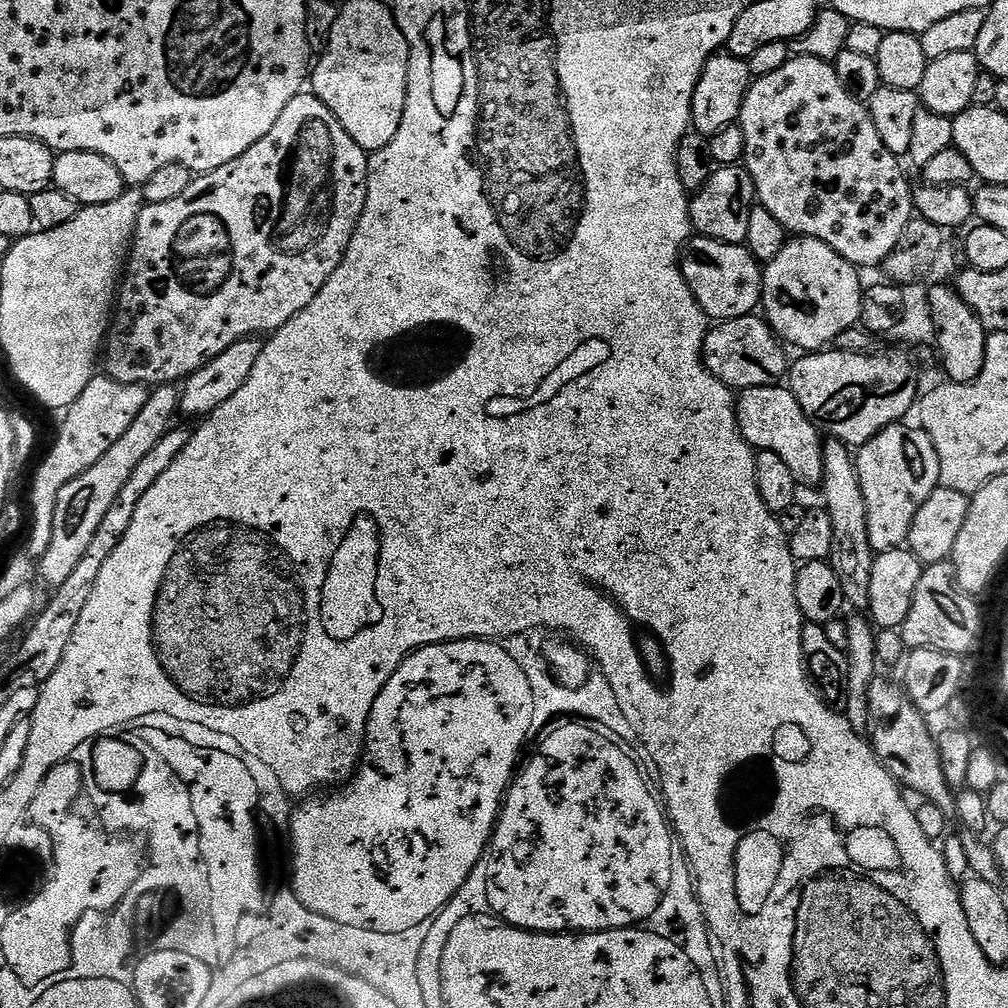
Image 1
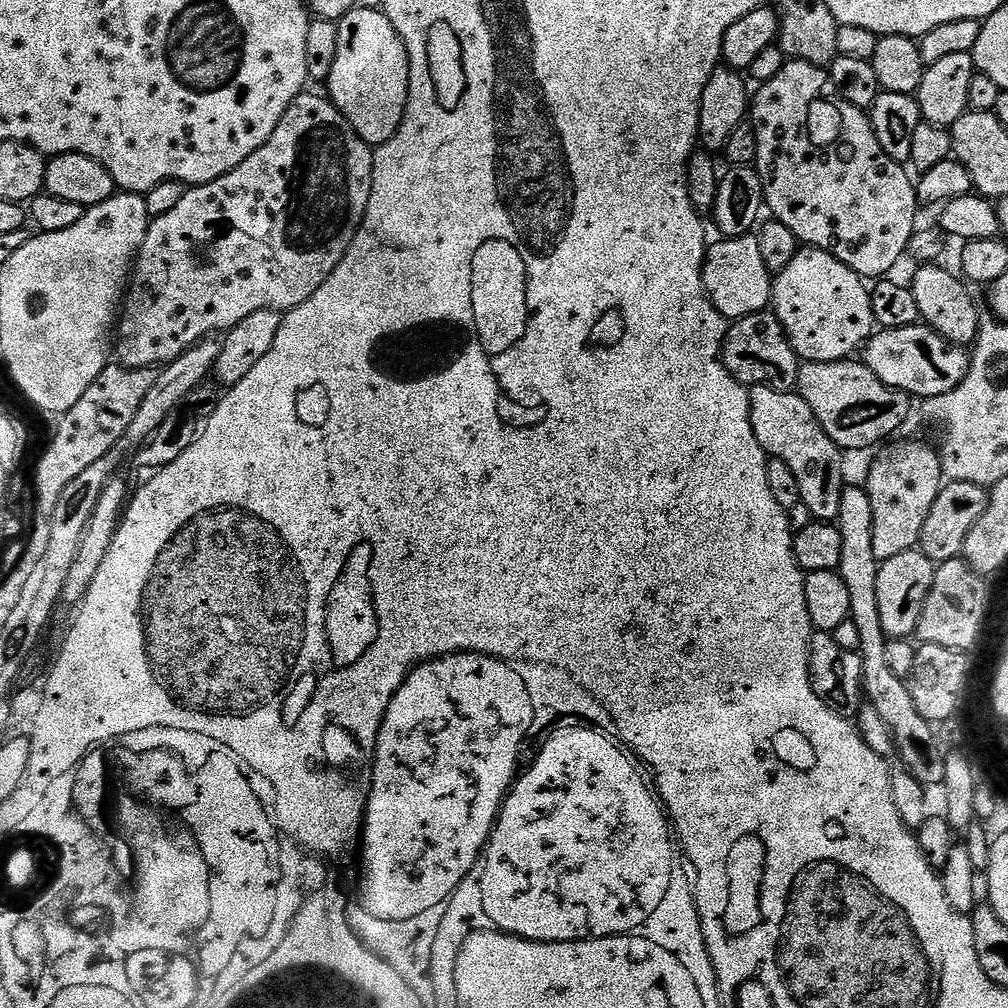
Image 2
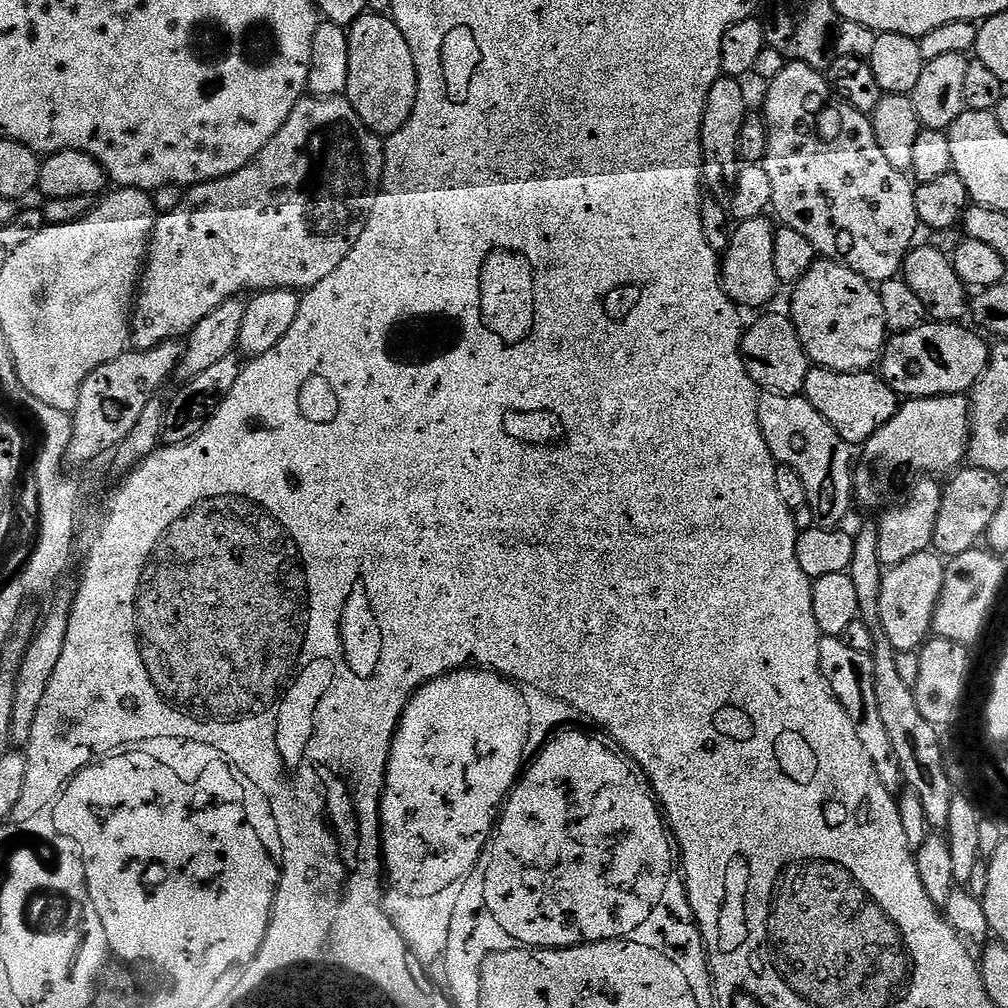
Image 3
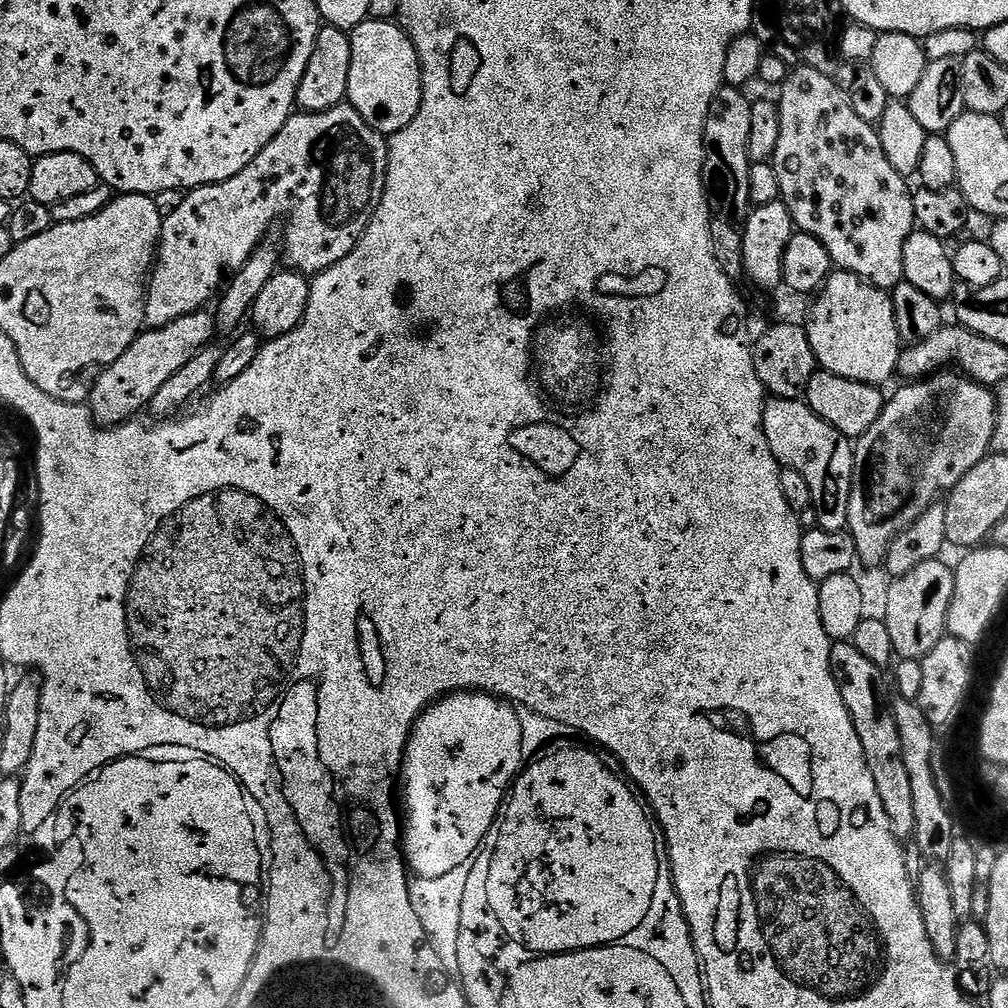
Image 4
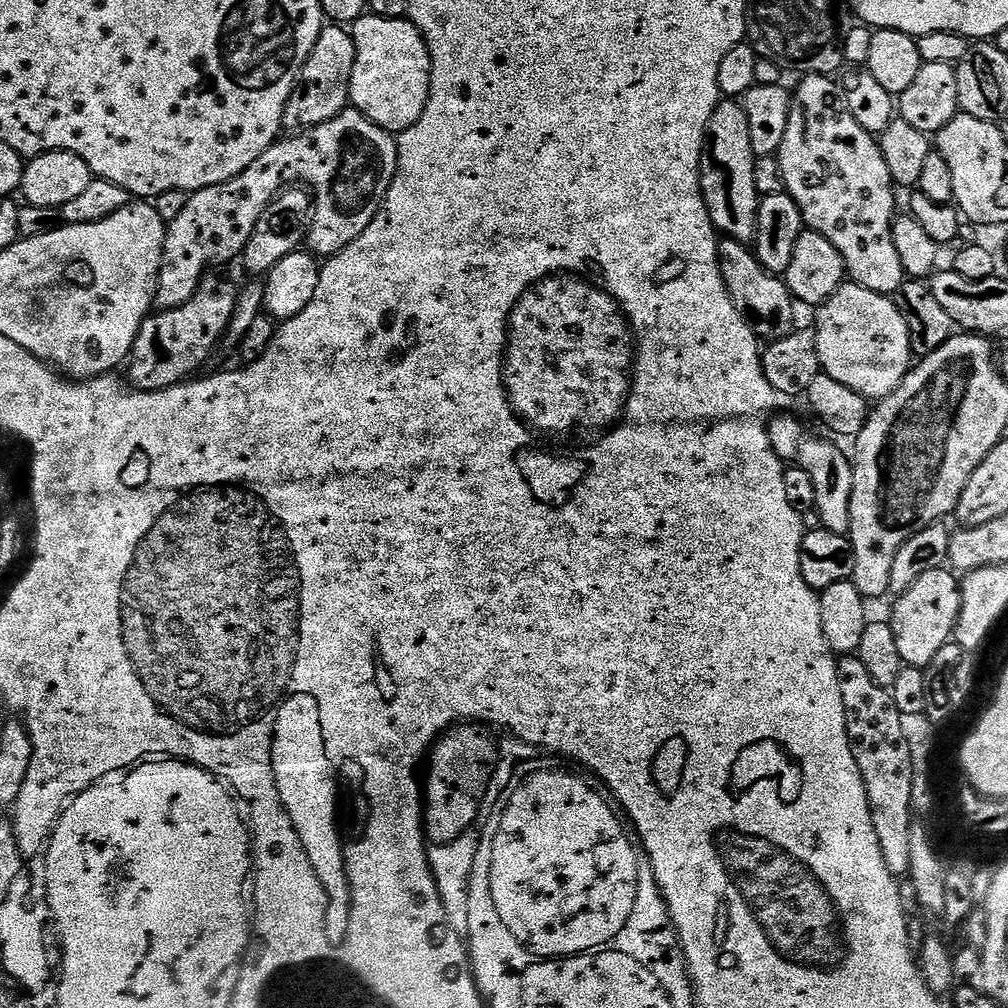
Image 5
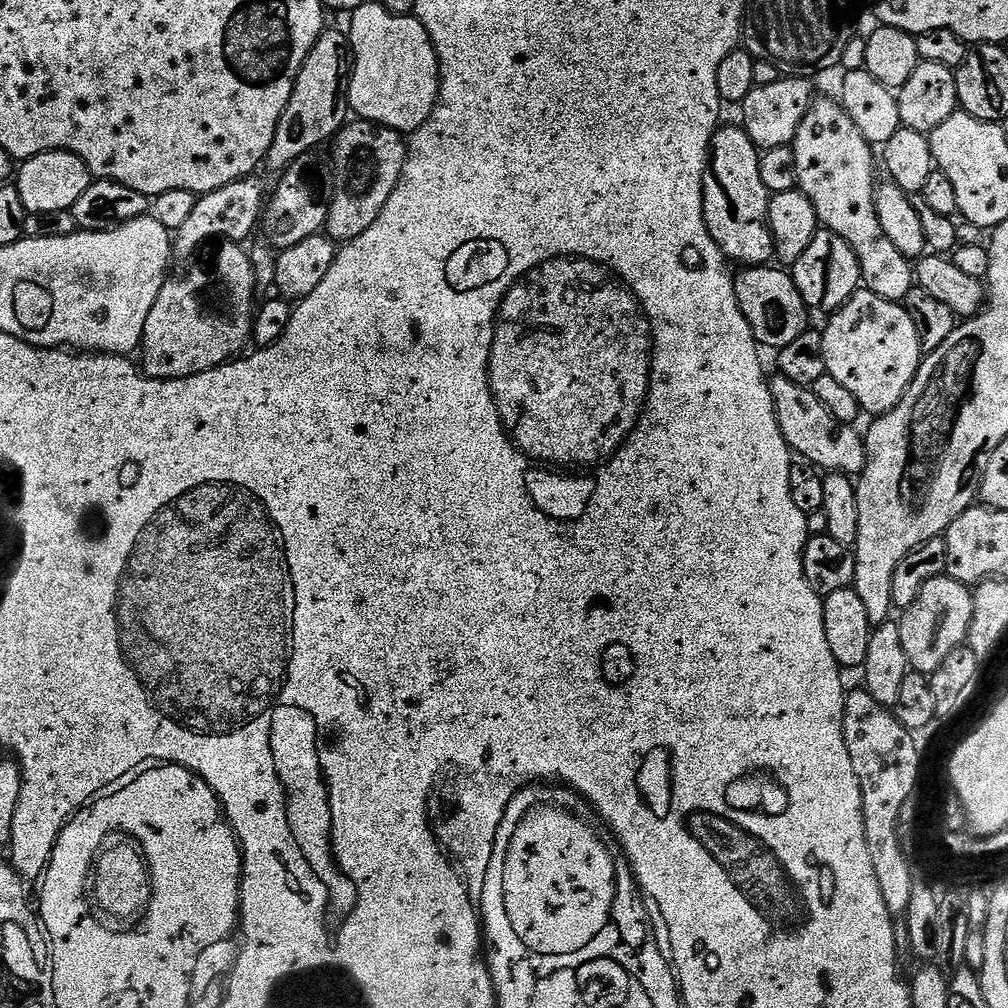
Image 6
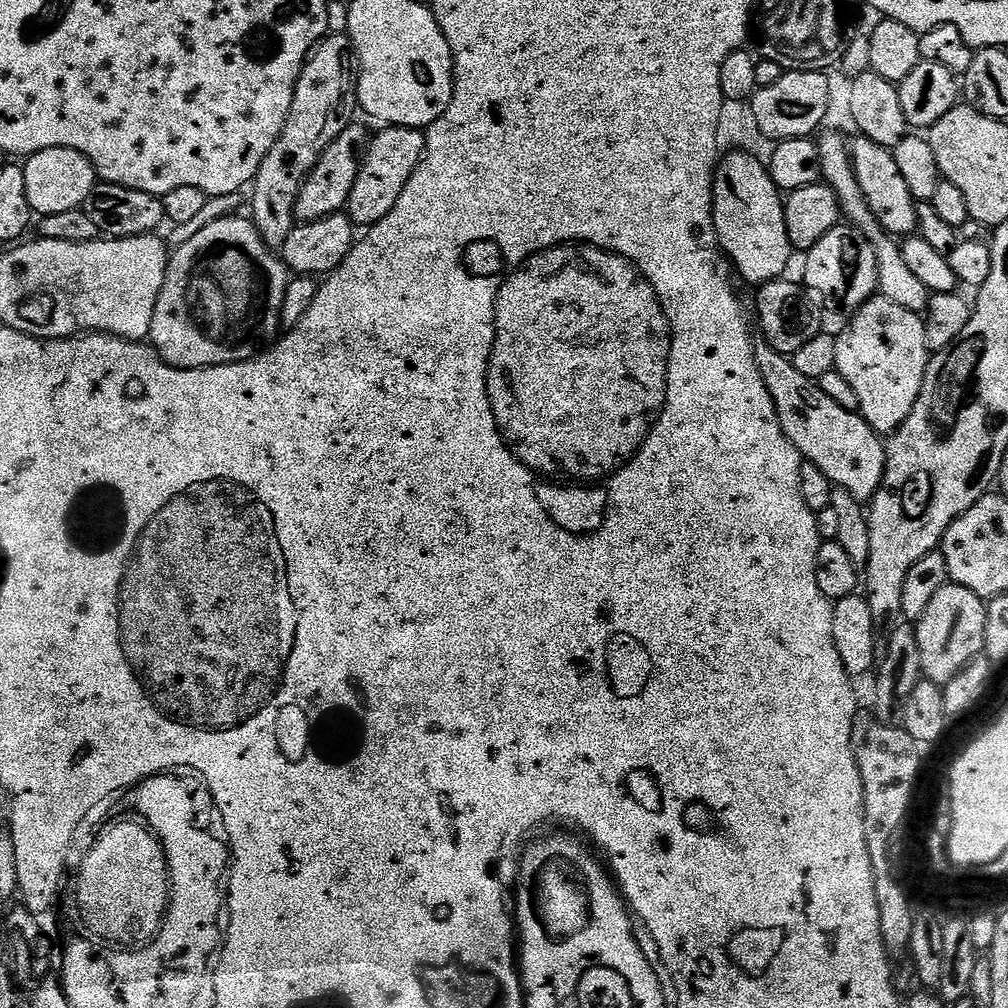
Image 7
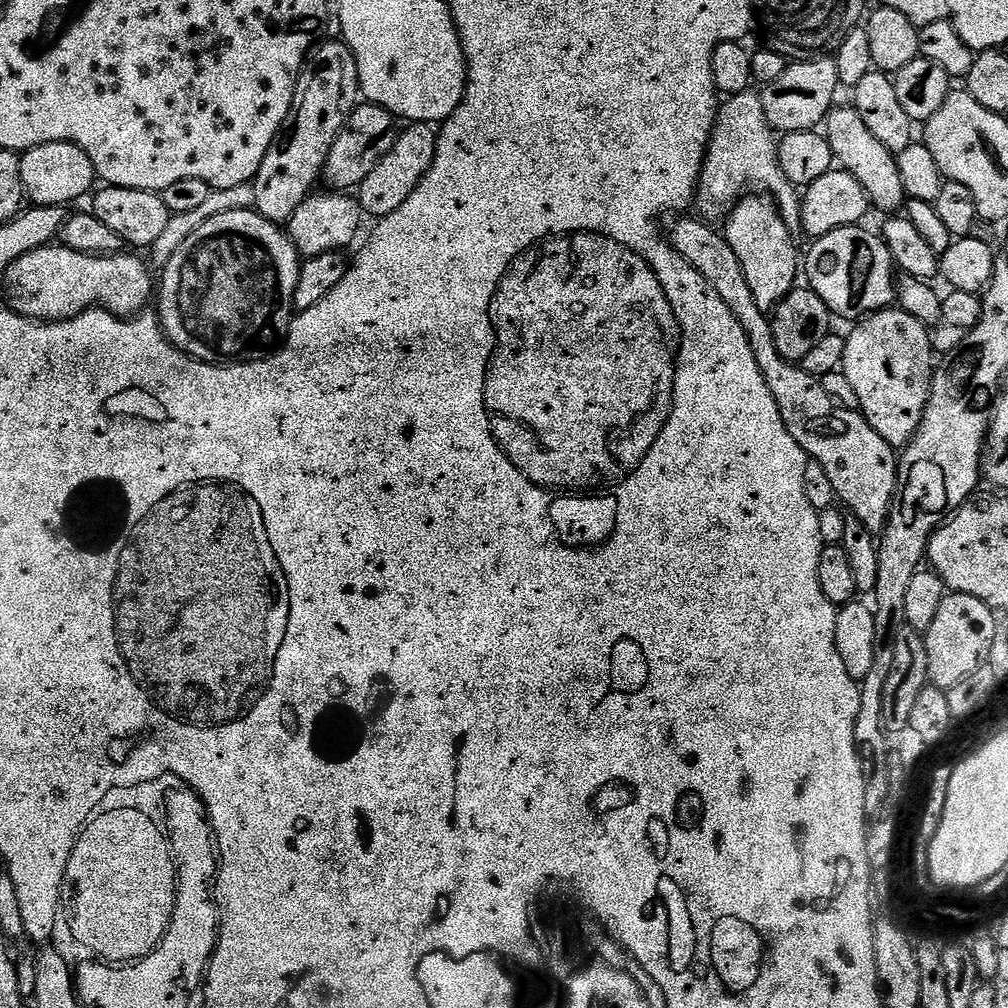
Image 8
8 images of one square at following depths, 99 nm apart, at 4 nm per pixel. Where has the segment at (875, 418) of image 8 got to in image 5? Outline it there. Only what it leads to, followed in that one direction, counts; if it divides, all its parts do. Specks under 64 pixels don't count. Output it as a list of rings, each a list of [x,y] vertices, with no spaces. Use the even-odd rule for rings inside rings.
[[[845,282],[825,304],[819,305],[817,312],[814,331],[823,375],[850,386],[869,402],[894,394],[914,366],[910,330],[906,330],[906,318],[902,318],[895,299]]]

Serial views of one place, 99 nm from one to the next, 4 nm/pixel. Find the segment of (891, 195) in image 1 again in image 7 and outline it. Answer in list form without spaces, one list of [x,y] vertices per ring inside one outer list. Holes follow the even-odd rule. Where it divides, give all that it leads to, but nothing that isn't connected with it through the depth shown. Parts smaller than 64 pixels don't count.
[[[828,132],[824,137],[819,137],[818,147],[820,149],[820,175],[823,183],[832,188],[840,203],[841,213],[848,216],[853,225],[859,228],[874,246],[874,254],[878,262],[878,289],[879,295],[885,296],[890,302],[903,306],[911,312],[925,313],[928,310],[929,290],[922,284],[917,275],[912,274],[903,257],[901,245],[893,237],[889,236],[881,224],[874,218],[869,210],[866,198],[862,194],[862,186],[858,186],[858,178],[852,169],[852,154],[849,141],[843,140],[836,132]]]

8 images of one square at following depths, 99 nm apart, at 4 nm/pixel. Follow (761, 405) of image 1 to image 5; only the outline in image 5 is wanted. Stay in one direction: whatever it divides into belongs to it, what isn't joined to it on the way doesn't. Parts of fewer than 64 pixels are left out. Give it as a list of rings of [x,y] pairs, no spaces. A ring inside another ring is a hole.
[[[773,415],[768,421],[768,433],[772,449],[780,455],[785,465],[806,470],[814,481],[816,512],[820,516],[820,527],[834,530],[834,534],[848,536],[850,530],[850,494],[852,493],[853,461],[831,439],[823,440],[820,436],[808,432],[808,428],[796,416]]]

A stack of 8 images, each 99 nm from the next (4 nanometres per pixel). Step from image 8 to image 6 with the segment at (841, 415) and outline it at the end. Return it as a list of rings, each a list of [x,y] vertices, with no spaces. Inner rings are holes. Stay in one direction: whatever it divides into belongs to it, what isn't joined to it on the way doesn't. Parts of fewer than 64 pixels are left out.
[[[776,374],[771,377],[772,401],[778,418],[778,426],[786,438],[789,448],[797,457],[828,474],[843,474],[859,477],[868,461],[868,446],[863,435],[855,432],[852,424],[841,424],[818,402],[811,387],[790,382],[790,378]]]

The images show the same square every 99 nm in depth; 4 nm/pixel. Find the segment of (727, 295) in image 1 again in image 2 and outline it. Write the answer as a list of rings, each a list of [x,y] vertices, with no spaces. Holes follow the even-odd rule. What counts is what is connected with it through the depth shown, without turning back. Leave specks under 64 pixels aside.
[[[755,234],[747,236],[729,236],[717,239],[717,244],[709,243],[704,253],[704,289],[716,309],[724,315],[725,320],[741,320],[750,314],[765,311],[772,302],[773,273],[766,270],[766,262],[762,259],[762,249],[758,246]]]

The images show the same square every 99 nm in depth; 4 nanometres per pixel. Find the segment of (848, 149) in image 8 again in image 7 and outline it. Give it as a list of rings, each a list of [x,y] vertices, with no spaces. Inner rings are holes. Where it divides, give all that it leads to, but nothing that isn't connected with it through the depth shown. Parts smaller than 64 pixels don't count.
[[[857,135],[850,144],[852,169],[858,178],[858,186],[862,186],[862,194],[866,198],[868,208],[884,231],[893,238],[911,237],[917,231],[916,206],[918,201],[910,194],[902,173],[898,170],[898,162],[894,162],[889,149],[870,142],[870,138]]]

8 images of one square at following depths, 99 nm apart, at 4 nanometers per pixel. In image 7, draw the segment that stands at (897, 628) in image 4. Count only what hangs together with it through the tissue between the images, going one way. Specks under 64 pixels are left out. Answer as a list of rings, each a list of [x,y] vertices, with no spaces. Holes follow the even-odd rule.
[[[947,583],[934,594],[922,618],[915,621],[918,654],[922,654],[923,679],[938,685],[949,684],[975,656],[984,652],[986,642],[986,614],[988,606],[974,590]]]

